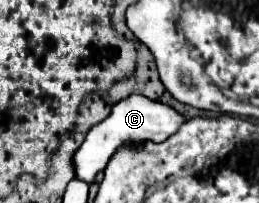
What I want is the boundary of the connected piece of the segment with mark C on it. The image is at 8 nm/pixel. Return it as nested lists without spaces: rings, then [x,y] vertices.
[[[137,93],[129,95],[127,99],[113,105],[111,115],[105,121],[91,127],[91,131],[85,135],[83,145],[77,149],[77,153],[73,157],[75,173],[79,179],[93,183],[95,177],[99,173],[103,173],[103,169],[107,167],[113,153],[117,149],[121,149],[123,145],[143,145],[147,141],[161,143],[167,137],[171,137],[179,129],[179,125],[183,125],[183,123],[185,123],[185,117],[177,117],[177,113],[173,113],[173,109],[169,109],[169,105],[149,101],[147,97],[141,97]]]

